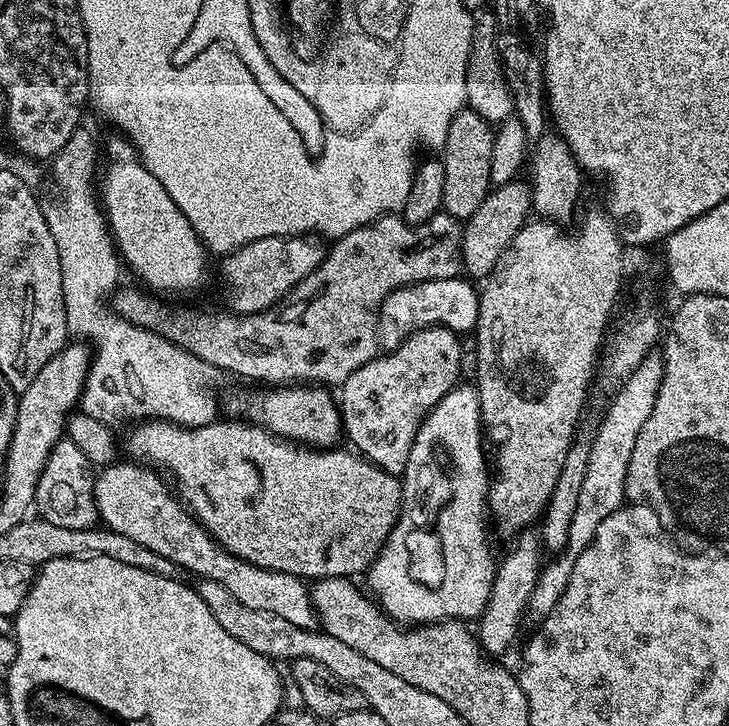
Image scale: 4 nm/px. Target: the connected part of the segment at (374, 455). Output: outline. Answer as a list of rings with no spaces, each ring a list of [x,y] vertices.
[[[419,328],[388,350],[392,352],[385,351],[377,355],[376,359],[366,362],[366,366],[358,366],[358,370],[354,370],[354,374],[350,374],[350,378],[346,378],[346,382],[339,385],[342,432],[359,455],[386,470],[391,476],[403,477],[404,467],[410,458],[410,446],[418,434],[420,423],[428,417],[428,411],[456,387],[461,379],[460,340],[461,337],[449,328]]]

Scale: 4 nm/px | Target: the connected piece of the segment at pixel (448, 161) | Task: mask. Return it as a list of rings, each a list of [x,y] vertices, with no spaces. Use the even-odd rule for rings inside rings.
[[[467,106],[458,114],[454,114],[454,122],[450,122],[450,130],[446,134],[446,142],[442,149],[442,163],[446,170],[443,211],[461,222],[469,220],[474,210],[482,206],[482,202],[493,187],[490,178],[490,153],[494,147],[493,131],[493,125],[488,124],[486,118],[482,118],[482,114]]]

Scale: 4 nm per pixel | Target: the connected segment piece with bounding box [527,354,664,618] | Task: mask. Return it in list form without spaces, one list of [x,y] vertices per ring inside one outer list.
[[[649,354],[641,364],[629,374],[617,388],[616,397],[608,404],[608,409],[604,412],[604,418],[600,422],[600,429],[596,432],[596,437],[590,440],[592,449],[590,450],[590,462],[586,466],[586,479],[582,481],[582,491],[578,493],[578,506],[574,510],[574,519],[570,522],[570,534],[566,538],[566,546],[561,552],[555,553],[551,557],[552,561],[545,563],[540,569],[540,577],[536,583],[536,588],[532,591],[532,597],[528,603],[527,613],[543,618],[550,615],[558,598],[566,590],[566,582],[570,582],[570,574],[574,571],[574,562],[578,562],[578,554],[590,546],[594,534],[598,534],[598,526],[610,518],[610,514],[621,511],[626,504],[626,474],[630,466],[630,454],[634,454],[634,442],[638,442],[638,434],[642,426],[646,426],[646,418],[650,418],[650,410],[654,410],[654,402],[658,396],[658,386],[662,384],[662,374],[664,373],[664,358],[660,354]]]

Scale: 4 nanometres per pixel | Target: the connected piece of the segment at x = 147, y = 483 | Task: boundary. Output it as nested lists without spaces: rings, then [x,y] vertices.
[[[140,462],[127,463],[110,464],[95,473],[92,489],[96,515],[103,527],[154,550],[155,554],[176,563],[185,573],[193,572],[200,580],[222,582],[222,586],[226,586],[226,590],[230,590],[230,594],[234,594],[234,598],[250,610],[278,614],[278,618],[286,618],[286,622],[294,626],[317,627],[318,617],[312,604],[312,594],[301,577],[266,570],[230,554],[196,521],[159,471]]]

